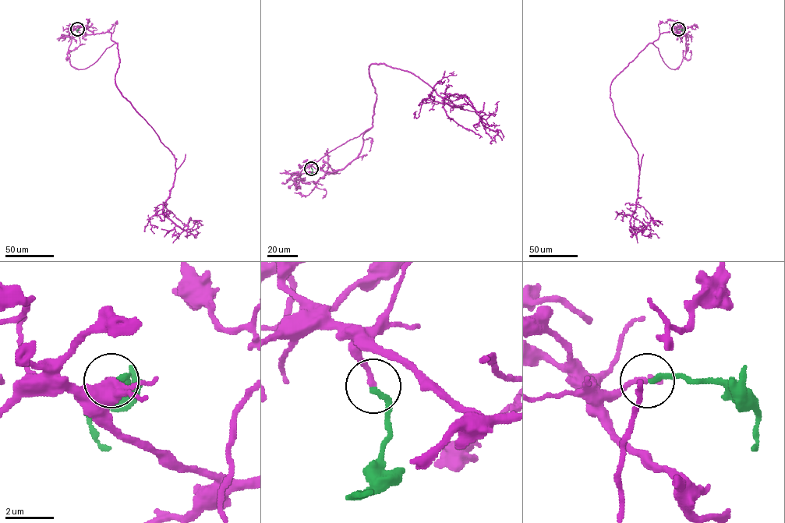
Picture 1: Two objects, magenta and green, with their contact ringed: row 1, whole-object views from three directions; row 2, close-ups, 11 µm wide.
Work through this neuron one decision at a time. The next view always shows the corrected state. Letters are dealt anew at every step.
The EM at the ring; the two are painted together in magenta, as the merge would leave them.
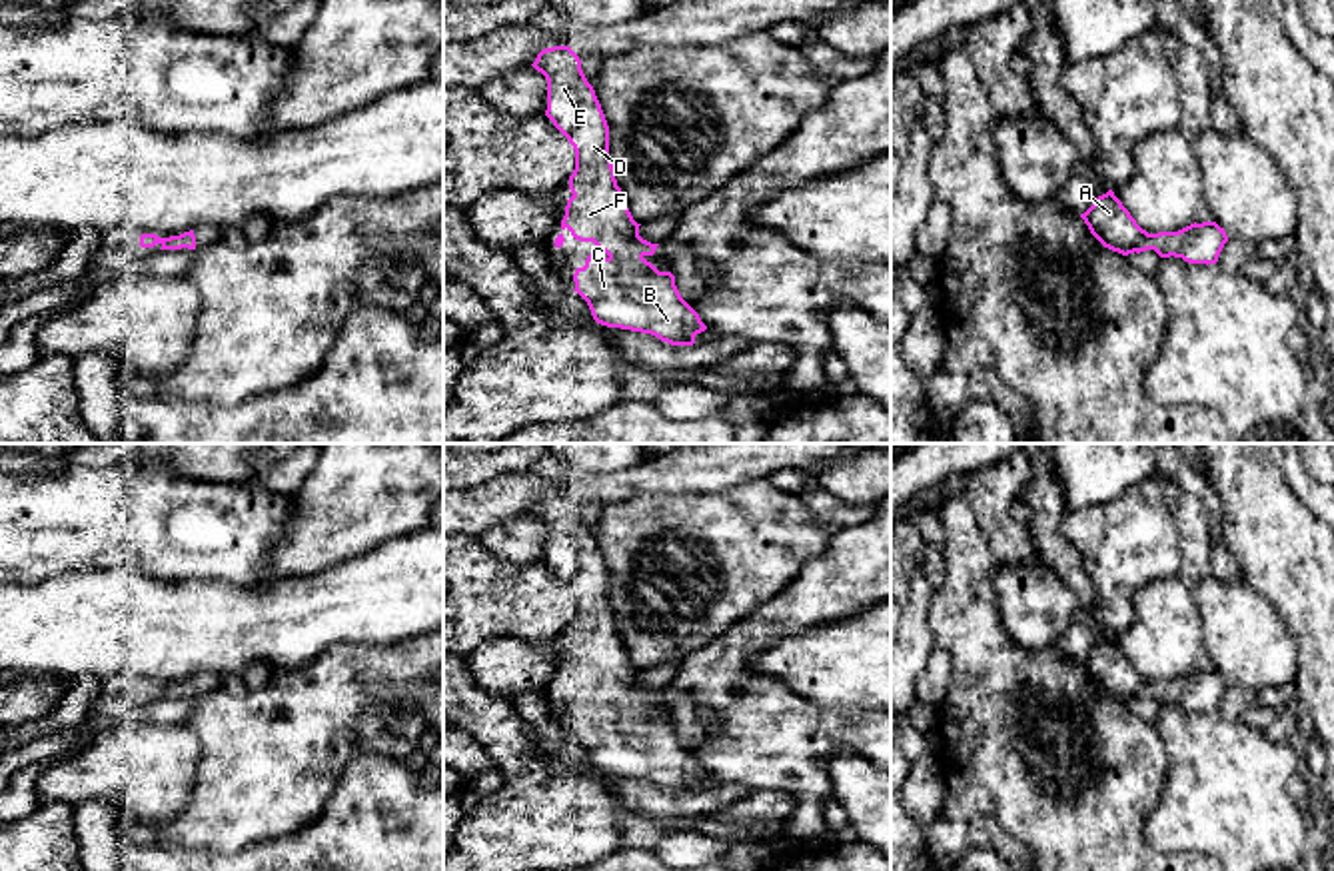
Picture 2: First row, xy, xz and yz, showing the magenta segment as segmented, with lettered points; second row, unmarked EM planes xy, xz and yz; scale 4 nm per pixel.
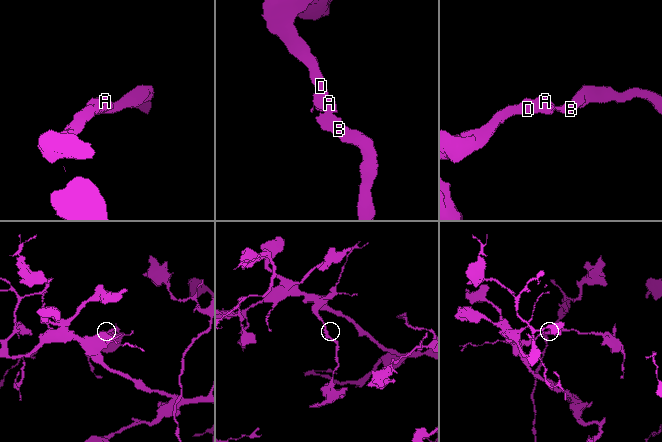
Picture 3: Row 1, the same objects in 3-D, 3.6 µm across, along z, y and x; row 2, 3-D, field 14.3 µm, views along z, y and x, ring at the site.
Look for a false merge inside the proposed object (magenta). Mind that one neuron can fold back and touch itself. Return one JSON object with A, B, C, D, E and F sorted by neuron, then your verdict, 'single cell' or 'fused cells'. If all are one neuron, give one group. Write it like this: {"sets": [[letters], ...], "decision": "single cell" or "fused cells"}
{"sets": [["A", "B", "C", "D", "E", "F"]], "decision": "single cell"}

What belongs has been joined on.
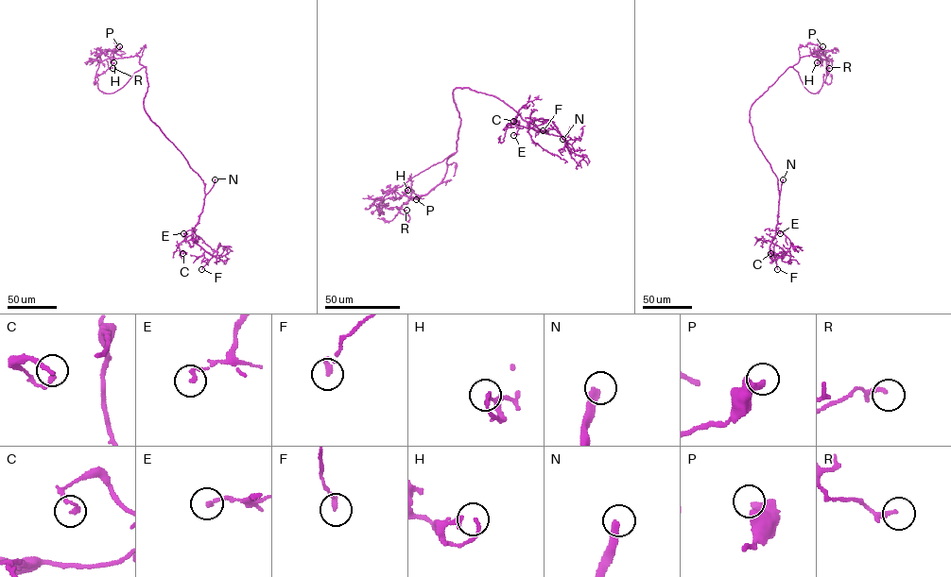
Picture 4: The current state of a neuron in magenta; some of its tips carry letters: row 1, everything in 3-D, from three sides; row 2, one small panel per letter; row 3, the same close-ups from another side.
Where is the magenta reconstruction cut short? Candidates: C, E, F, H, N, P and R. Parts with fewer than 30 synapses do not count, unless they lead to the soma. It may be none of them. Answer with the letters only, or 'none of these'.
N

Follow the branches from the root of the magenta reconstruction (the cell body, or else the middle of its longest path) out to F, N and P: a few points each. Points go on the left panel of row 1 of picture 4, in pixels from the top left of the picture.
F: (161, 129), (205, 186), (202, 212), (192, 237), (213, 256), (201, 269)
N: (161, 129), (202, 180), (205, 194), (215, 179)
P: (161, 129), (144, 106), (148, 86), (146, 67), (140, 63), (136, 55), (113, 58), (112, 53), (119, 46)

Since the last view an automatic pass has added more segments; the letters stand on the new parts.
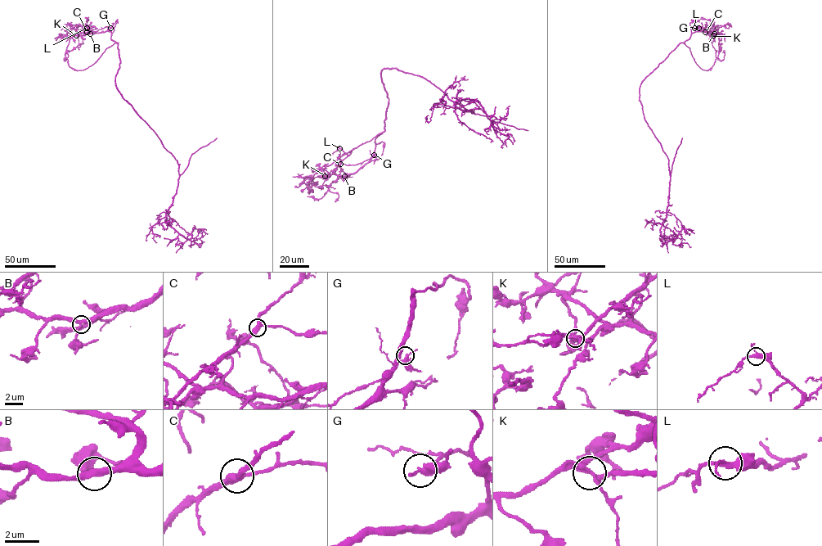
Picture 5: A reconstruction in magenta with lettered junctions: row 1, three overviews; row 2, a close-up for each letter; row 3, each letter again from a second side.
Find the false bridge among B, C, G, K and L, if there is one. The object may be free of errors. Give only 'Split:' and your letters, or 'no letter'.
Split: K

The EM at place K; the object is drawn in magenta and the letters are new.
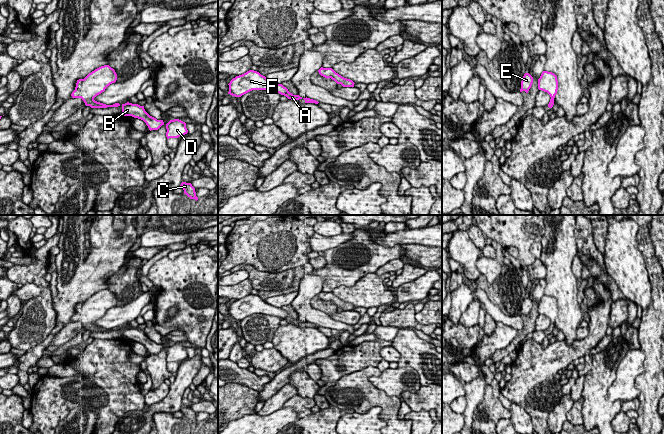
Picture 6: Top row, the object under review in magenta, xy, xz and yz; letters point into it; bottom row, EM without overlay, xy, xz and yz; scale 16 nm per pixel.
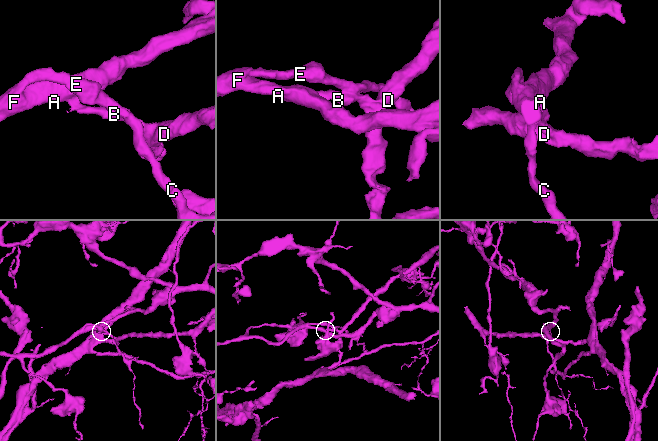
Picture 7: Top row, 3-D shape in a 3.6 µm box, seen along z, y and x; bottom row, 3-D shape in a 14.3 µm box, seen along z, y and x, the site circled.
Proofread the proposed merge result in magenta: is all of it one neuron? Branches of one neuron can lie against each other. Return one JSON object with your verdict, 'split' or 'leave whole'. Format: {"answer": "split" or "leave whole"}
{"answer": "split"}

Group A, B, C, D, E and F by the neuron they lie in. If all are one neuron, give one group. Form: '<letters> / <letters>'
A C E F / B D

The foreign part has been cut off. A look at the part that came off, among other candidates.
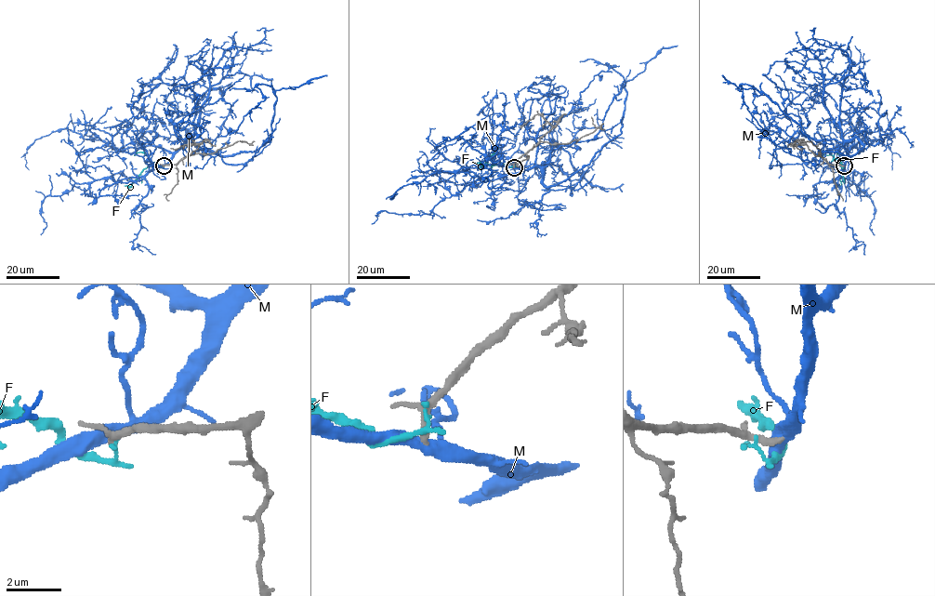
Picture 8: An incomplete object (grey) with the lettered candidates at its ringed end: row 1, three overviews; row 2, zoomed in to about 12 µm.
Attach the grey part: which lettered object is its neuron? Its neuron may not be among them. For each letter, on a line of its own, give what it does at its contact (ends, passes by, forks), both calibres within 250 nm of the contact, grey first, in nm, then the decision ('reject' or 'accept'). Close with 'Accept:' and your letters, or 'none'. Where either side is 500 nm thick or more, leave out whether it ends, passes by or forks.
F: it passes by | 280/90 nm | reject
M: it passes by | 280/420 nm | reject
Accept: none

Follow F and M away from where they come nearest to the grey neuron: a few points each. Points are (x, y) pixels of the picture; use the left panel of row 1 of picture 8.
F: (164, 165), (150, 164), (131, 185), (125, 185)
M: (163, 165), (191, 138), (219, 154), (265, 145), (277, 99), (271, 86), (258, 84), (265, 99), (218, 138)

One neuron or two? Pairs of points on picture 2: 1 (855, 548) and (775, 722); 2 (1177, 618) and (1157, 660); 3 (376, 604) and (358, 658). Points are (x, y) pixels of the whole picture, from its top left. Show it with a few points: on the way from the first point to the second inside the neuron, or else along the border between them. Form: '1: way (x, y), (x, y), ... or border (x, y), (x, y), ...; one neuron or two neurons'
1: way (809, 594), (737, 658), (737, 676); one neuron
2: way (1167, 628), (1159, 650); one neuron
3: border (408, 638), (396, 644), (330, 644), (316, 656); two neurons

